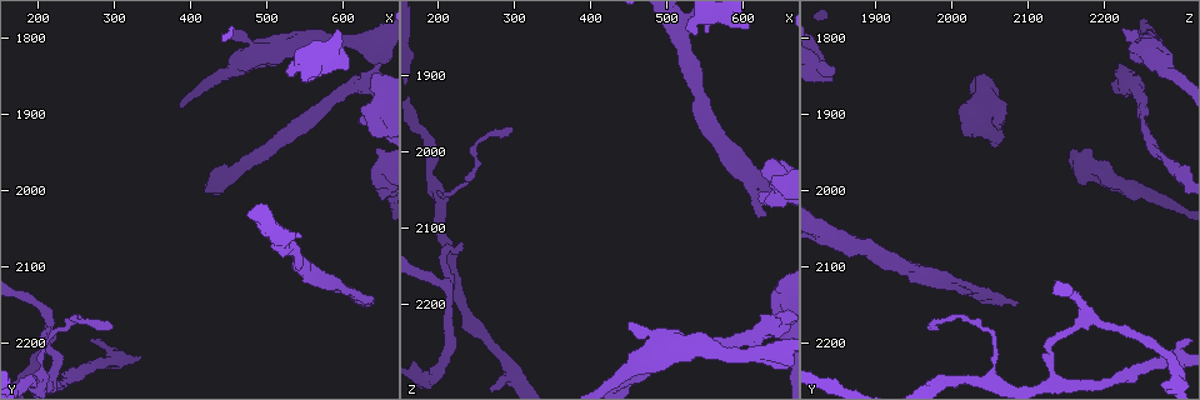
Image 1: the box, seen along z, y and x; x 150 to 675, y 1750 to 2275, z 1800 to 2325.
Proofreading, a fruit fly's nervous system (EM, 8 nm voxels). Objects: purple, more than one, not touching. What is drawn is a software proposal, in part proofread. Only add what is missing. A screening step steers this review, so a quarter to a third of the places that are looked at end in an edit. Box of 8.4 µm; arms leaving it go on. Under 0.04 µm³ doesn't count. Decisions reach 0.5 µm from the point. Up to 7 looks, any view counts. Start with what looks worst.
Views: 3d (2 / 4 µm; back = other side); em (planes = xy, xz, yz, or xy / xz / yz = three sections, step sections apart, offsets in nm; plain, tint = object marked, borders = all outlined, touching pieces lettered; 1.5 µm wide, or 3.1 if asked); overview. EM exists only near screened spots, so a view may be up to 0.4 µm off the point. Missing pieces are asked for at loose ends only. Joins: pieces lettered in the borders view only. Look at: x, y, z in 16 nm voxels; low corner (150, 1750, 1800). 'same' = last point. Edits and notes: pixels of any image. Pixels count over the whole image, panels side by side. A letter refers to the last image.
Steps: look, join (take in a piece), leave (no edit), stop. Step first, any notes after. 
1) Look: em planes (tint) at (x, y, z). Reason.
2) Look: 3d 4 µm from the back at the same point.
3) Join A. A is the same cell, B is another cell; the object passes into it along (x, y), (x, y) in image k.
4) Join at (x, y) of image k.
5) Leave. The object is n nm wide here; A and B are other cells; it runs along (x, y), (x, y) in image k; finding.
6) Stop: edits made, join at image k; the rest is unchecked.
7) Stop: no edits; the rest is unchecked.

Look: em planes (tint) at (640, 2145, 2070). Free end.

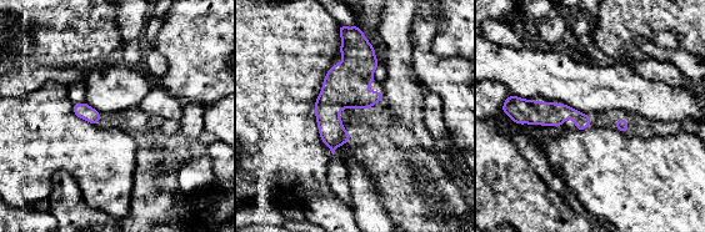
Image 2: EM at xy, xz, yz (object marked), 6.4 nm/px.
Look: em planes (borders) at the same point. What lies round it.

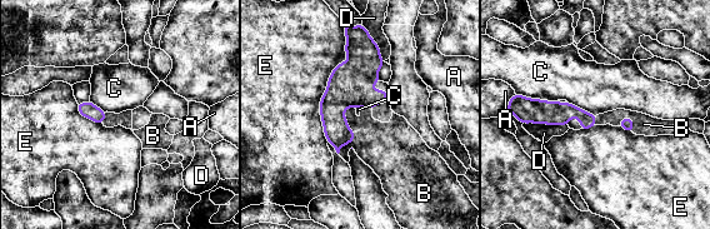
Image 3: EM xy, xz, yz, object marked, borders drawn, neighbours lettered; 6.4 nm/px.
Join B. The longest contact is with E, 700 nm; B is the same cell, A, C, D and E are other cells; the object passes into it along (345, 90), (349, 129), (383, 147) in image 3; it goes on there.

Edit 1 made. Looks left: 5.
Look: em planes (borders) at (540, 1845, 1845). Free end.

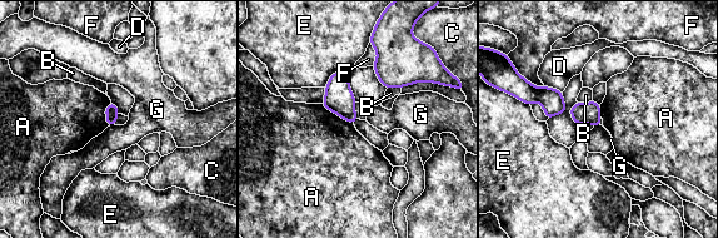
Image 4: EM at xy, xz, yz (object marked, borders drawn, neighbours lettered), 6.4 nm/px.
Leave. A, B, C, D, E, F and G are other cells; a border runs along (114, 124), (109, 127) in image 4; no lettered piece goes on from it.

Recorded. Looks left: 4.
Look: 3d 4 µm at (295, 2185, 1965). An open end.

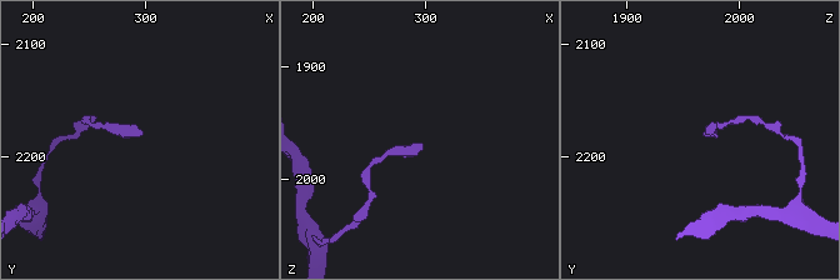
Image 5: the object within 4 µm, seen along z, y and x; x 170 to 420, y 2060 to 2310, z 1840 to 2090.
Look: em xy step 4 (tint) at (296, 2182, 1966).

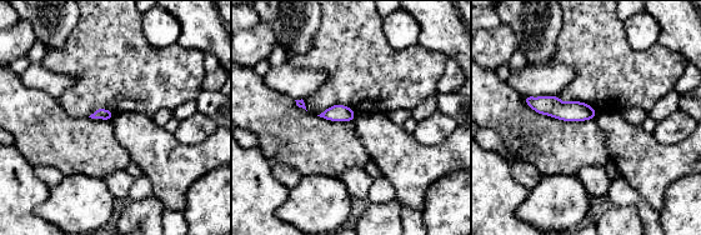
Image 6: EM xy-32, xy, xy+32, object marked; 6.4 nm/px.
Look: em planes (borders) at the same point. Another direction.

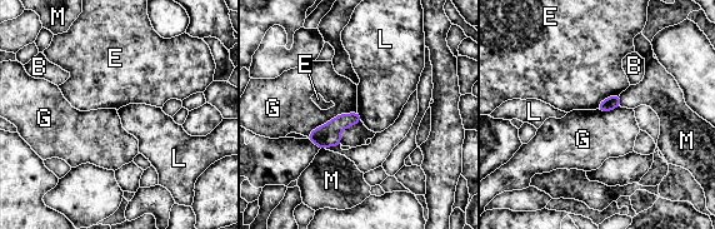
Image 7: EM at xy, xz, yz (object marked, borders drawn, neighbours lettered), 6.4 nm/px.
Leave. B, E, G, L and M are other cells; none of them fits.

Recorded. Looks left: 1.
Stop: edits made, join at image 3; the rest is unchecked.

